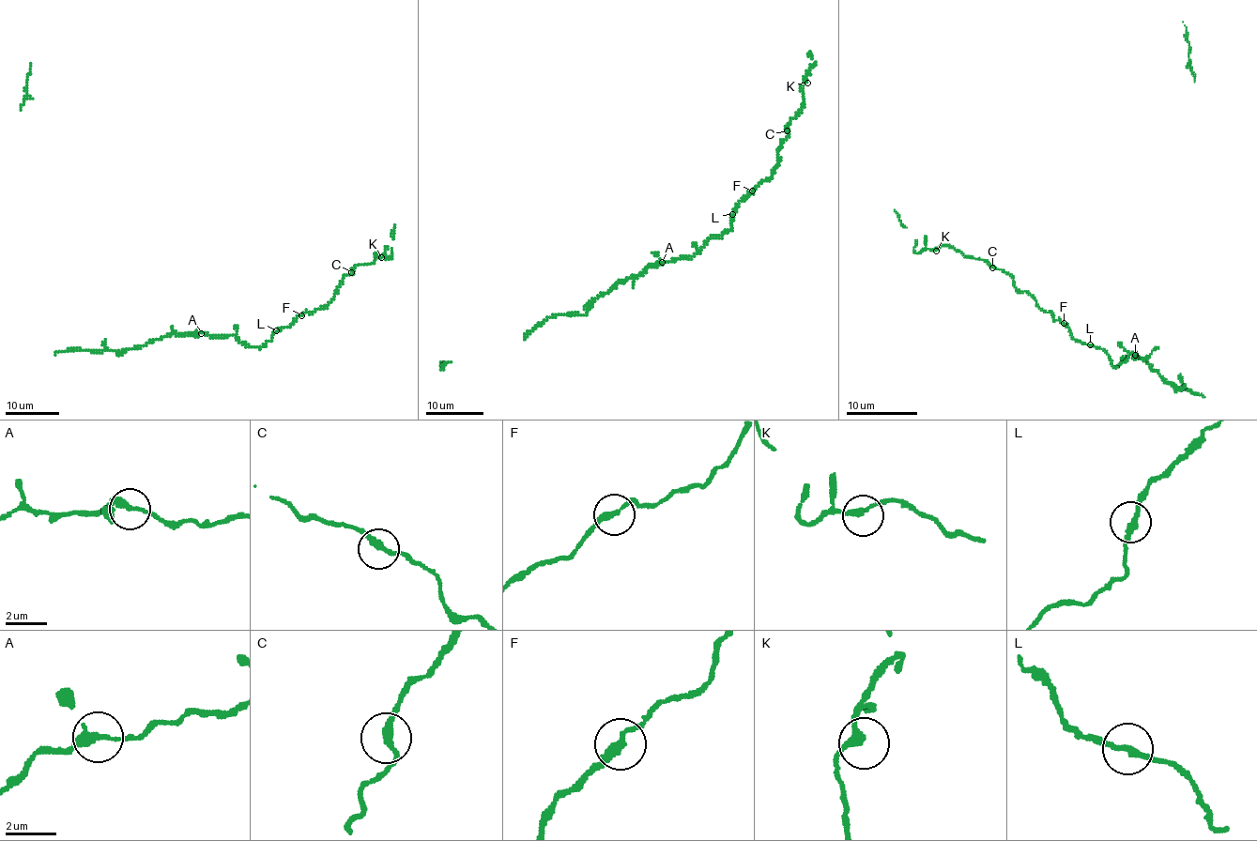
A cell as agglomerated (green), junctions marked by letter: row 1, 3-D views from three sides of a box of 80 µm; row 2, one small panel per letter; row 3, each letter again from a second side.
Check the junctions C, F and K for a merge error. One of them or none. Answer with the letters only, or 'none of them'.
none of them

